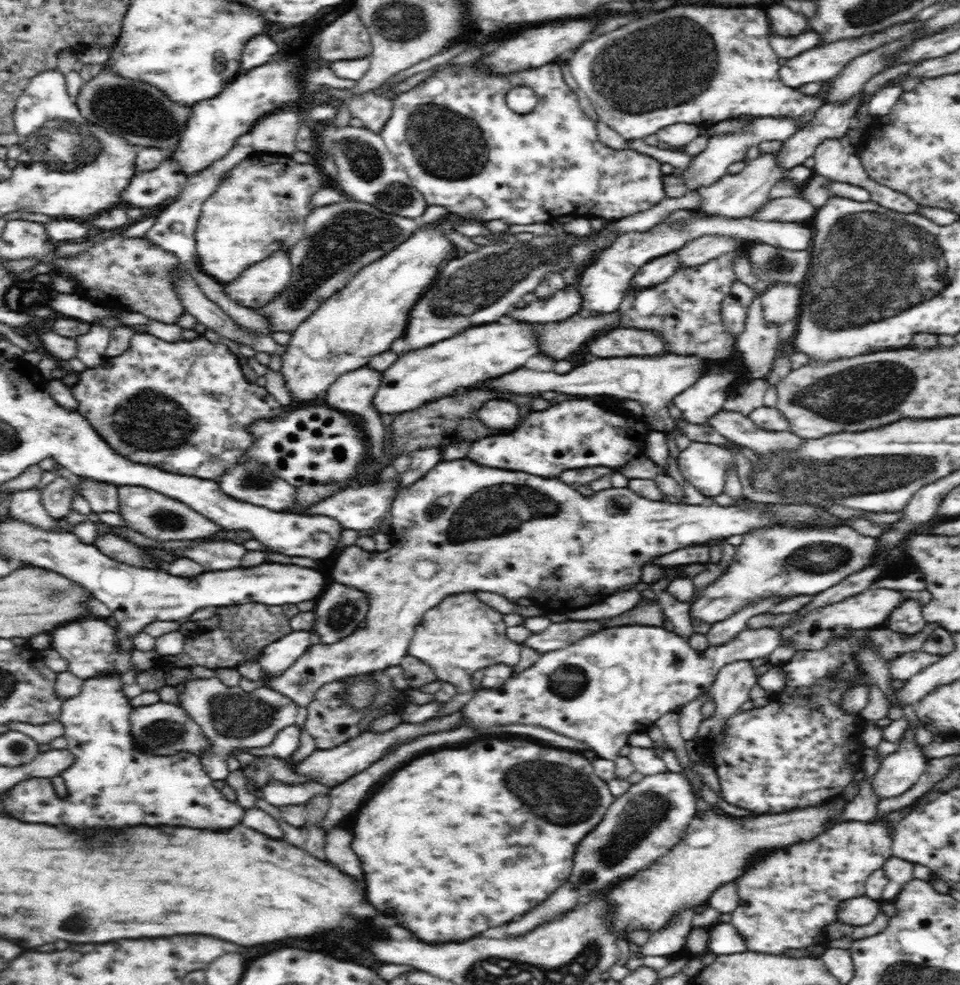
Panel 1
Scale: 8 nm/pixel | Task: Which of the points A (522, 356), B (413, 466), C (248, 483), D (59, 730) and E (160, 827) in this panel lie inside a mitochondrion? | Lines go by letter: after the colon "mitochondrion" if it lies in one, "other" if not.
A: other
B: other
C: mitochondrion
D: other
E: other

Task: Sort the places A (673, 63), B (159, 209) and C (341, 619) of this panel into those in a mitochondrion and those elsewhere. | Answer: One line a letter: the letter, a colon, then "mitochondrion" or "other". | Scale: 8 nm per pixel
A: mitochondrion
B: other
C: mitochondrion

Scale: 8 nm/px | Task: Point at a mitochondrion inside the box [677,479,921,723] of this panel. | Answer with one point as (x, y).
(822, 557)

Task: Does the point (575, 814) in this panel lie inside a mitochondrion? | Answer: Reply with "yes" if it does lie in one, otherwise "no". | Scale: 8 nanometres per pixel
yes

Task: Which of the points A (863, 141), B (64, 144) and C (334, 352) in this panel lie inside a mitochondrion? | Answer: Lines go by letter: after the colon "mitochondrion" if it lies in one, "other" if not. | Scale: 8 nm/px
A: other
B: mitochondrion
C: mitochondrion

